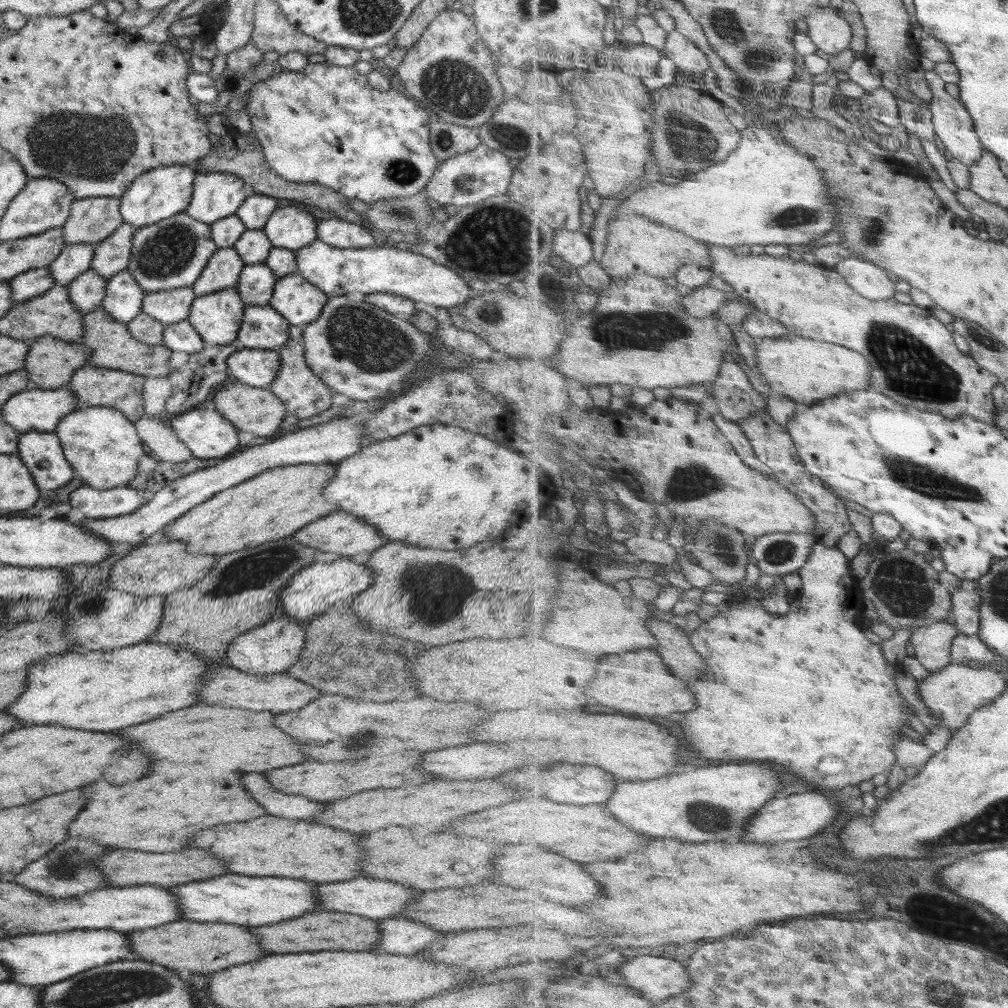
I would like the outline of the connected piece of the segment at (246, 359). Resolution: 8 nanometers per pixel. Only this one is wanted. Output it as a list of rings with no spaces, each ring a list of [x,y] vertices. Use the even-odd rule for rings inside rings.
[[[246,348],[236,349],[226,364],[233,380],[263,389],[269,388],[281,365],[278,351]]]

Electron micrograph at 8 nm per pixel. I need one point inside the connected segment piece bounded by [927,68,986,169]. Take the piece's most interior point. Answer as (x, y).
(956, 128)

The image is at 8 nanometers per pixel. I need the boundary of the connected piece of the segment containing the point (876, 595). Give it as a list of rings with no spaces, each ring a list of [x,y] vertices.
[[[906,548],[877,555],[861,585],[864,595],[875,604],[880,620],[888,624],[889,630],[919,629],[940,621],[954,621],[953,596],[940,584],[940,573],[932,566],[932,561],[926,560],[924,553]]]

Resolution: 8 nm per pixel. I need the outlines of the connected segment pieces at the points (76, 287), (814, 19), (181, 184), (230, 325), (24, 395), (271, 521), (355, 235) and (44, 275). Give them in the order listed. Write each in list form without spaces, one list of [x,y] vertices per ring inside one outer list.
[[[90,269],[72,280],[67,286],[68,296],[72,304],[76,306],[76,310],[84,315],[92,310],[100,309],[106,294],[106,283],[104,278]]]
[[[832,4],[827,8],[818,8],[807,18],[806,32],[820,50],[831,56],[851,47],[855,35],[850,22]]]
[[[172,165],[152,168],[137,176],[120,197],[119,211],[123,222],[131,224],[137,229],[185,212],[192,200],[196,173],[197,170],[193,165]]]
[[[226,288],[195,296],[186,319],[204,343],[228,346],[238,336],[245,307],[237,288]]]
[[[30,387],[12,395],[2,407],[2,420],[18,433],[42,431],[54,433],[56,426],[64,416],[79,408],[79,403],[72,390],[67,387],[42,389]]]
[[[304,463],[266,470],[254,478],[214,494],[164,528],[170,540],[182,541],[188,553],[225,555],[278,540],[338,511],[336,503],[325,498],[324,490],[336,475],[335,465]]]
[[[336,214],[321,217],[317,226],[318,239],[336,248],[368,248],[376,246],[376,238],[360,223],[340,219]]]
[[[37,268],[21,272],[9,281],[12,301],[20,302],[44,294],[55,284],[50,268]]]

